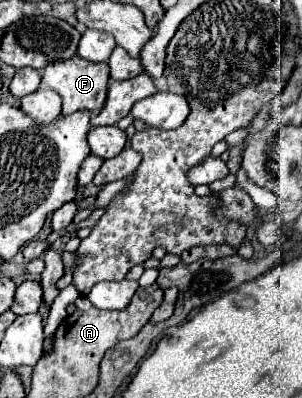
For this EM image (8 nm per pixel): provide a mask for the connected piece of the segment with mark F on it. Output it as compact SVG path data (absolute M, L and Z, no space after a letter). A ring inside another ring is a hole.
M78 55L62 63L52 63L50 67L44 67L42 75L42 83L62 97L62 115L72 115L76 111L90 111L92 115L98 115L106 103L108 79L108 63L90 63Z

